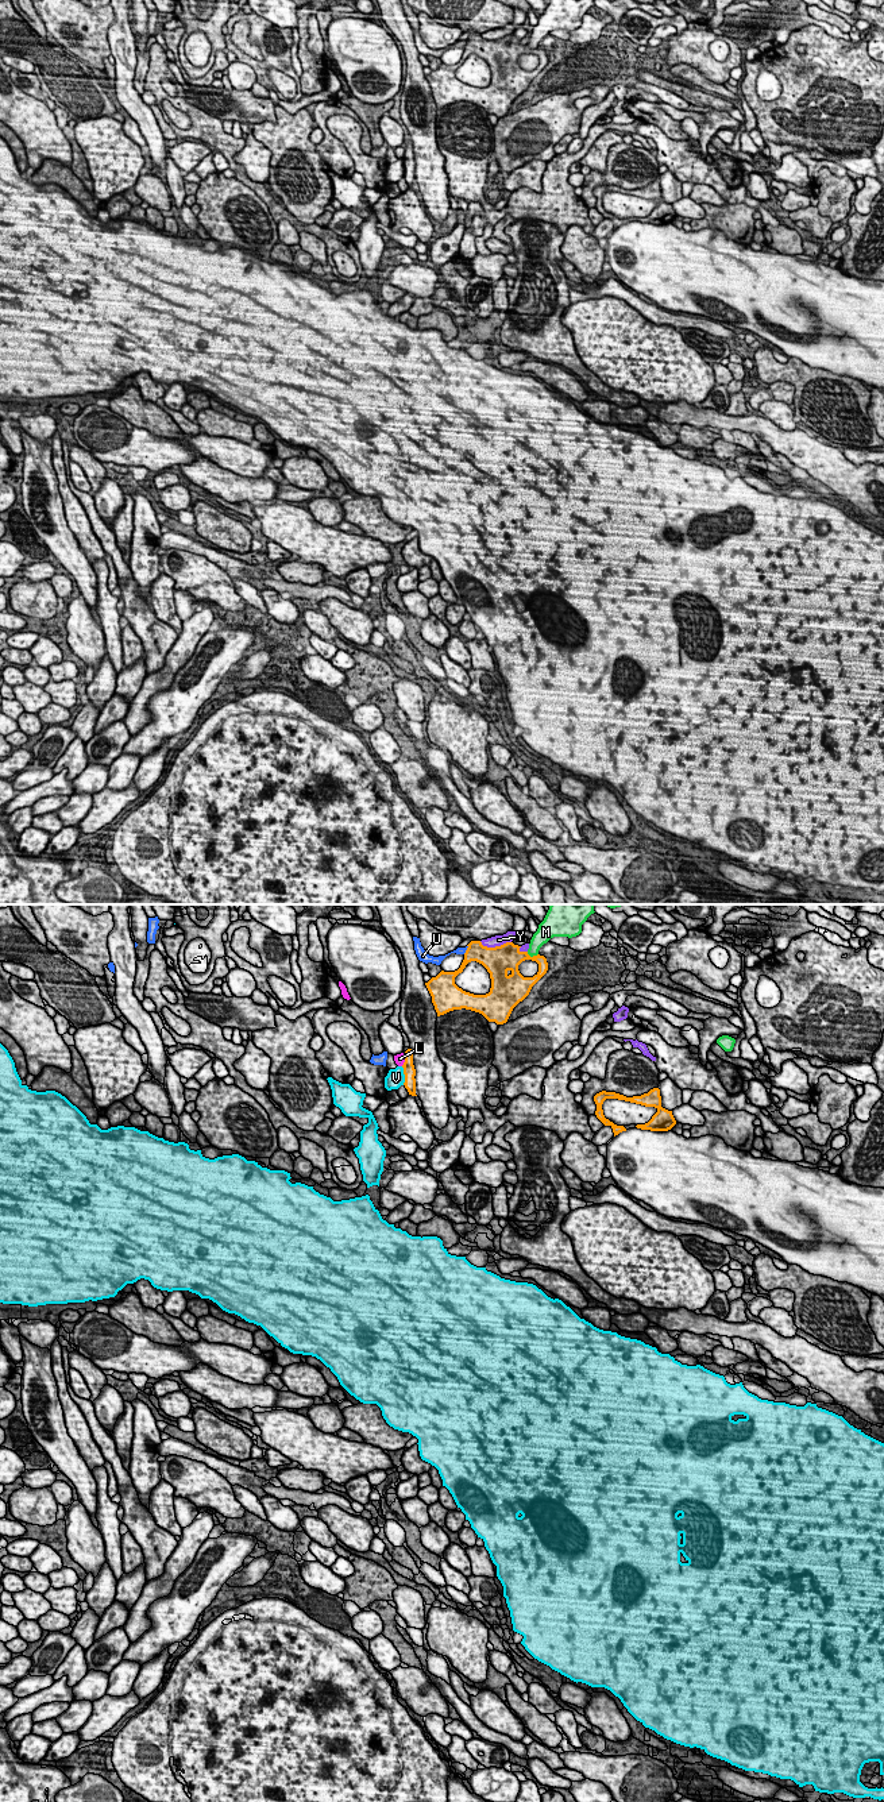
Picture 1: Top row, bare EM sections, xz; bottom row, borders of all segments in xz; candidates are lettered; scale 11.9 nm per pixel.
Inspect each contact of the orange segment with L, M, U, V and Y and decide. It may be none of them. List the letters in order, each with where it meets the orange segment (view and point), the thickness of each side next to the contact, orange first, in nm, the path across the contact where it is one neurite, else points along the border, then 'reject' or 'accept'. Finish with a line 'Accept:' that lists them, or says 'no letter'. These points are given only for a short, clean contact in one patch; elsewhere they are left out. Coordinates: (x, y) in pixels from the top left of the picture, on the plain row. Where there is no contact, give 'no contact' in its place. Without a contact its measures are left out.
L: meets orange in xz at (405, 153); 140 nm thick on the orange side, 130 nm on the other; border along xz (405, 147), (405, 154), (401, 158); reject
M: meets orange in xz at (533, 49); 220 nm thick on the orange side, 180 nm on the other; reject
U: meets orange in xz at (467, 42); 220 nm thick on the orange side, 100 nm on the other; border along xz (467, 38), (463, 46); reject
V: meets orange in xz at (405, 169); 140 nm thick on the orange side, 220 nm on the other; reject
Y: meets orange in xz at (495, 39); 340 nm thick on the orange side, 130 nm on the other; reject
Accept: no letter

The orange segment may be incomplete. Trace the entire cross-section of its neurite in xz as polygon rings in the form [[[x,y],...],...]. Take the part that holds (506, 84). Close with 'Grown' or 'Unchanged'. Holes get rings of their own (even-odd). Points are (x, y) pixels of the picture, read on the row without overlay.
[[[471,34],[467,39],[464,53],[458,63],[441,63],[425,76],[437,109],[466,101],[482,107],[489,115],[503,117],[513,101],[529,88],[532,80],[547,66],[547,51],[540,47],[530,50],[528,45],[521,45],[521,39],[513,35],[487,40],[480,34]],[[525,53],[538,57],[538,65],[533,70],[524,70],[518,63],[518,58]],[[471,54],[482,57],[490,66],[491,81],[486,88],[466,85],[455,77],[455,70]]]. Unchanged

